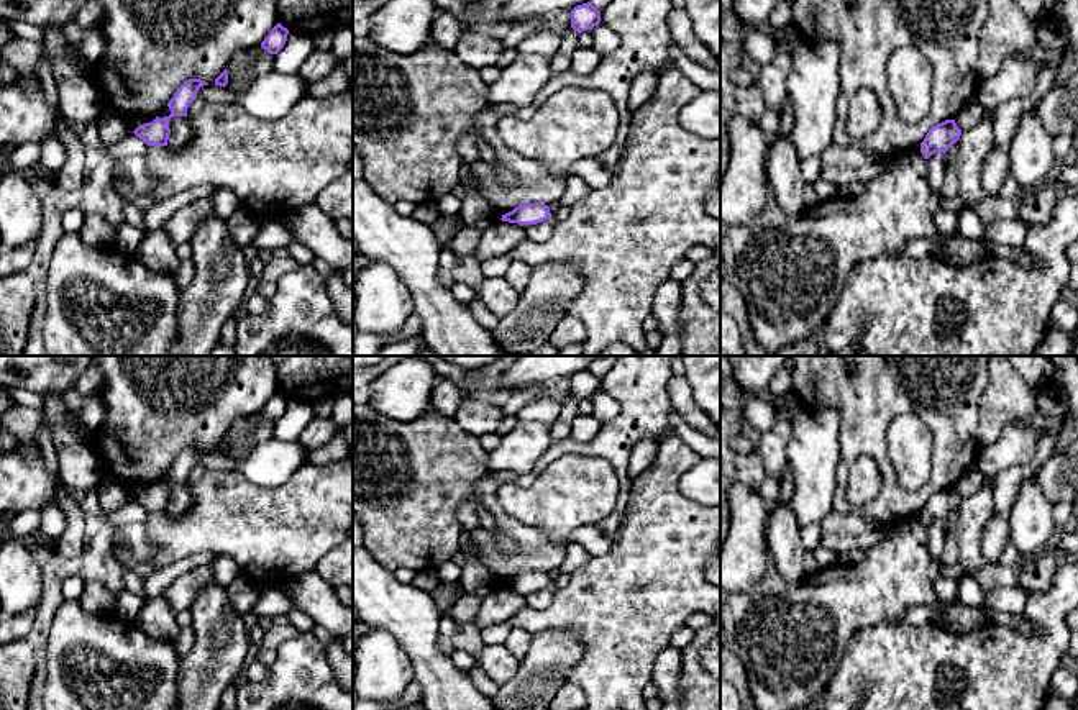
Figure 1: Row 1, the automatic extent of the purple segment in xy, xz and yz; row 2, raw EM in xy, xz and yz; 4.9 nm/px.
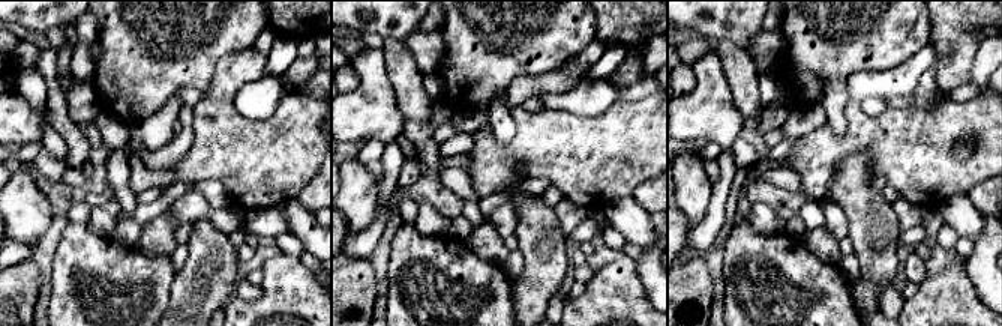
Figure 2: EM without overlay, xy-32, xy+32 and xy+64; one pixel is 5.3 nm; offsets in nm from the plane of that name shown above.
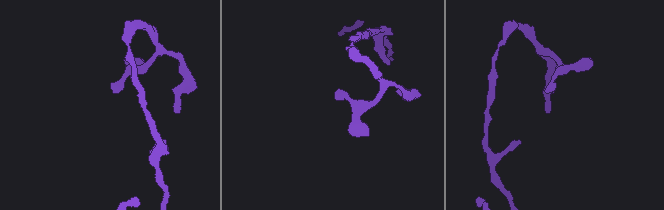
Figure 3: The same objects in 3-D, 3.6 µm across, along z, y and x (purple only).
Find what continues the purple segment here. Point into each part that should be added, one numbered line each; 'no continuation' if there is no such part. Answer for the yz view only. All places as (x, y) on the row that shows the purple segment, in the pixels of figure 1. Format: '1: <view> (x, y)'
no continuation

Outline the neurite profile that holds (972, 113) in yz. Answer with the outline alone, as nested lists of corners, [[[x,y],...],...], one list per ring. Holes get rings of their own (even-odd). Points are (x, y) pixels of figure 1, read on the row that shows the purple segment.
[[[973,97],[965,102],[963,108],[953,120],[962,131],[968,131],[978,126],[986,113],[988,110],[984,110],[983,105]]]

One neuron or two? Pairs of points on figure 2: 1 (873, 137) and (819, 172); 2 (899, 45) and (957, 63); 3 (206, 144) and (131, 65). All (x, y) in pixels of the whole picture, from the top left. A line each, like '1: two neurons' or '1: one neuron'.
1: one neuron
2: two neurons
3: two neurons

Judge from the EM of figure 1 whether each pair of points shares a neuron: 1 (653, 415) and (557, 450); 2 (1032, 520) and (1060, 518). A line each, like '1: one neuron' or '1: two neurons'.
1: one neuron
2: two neurons

